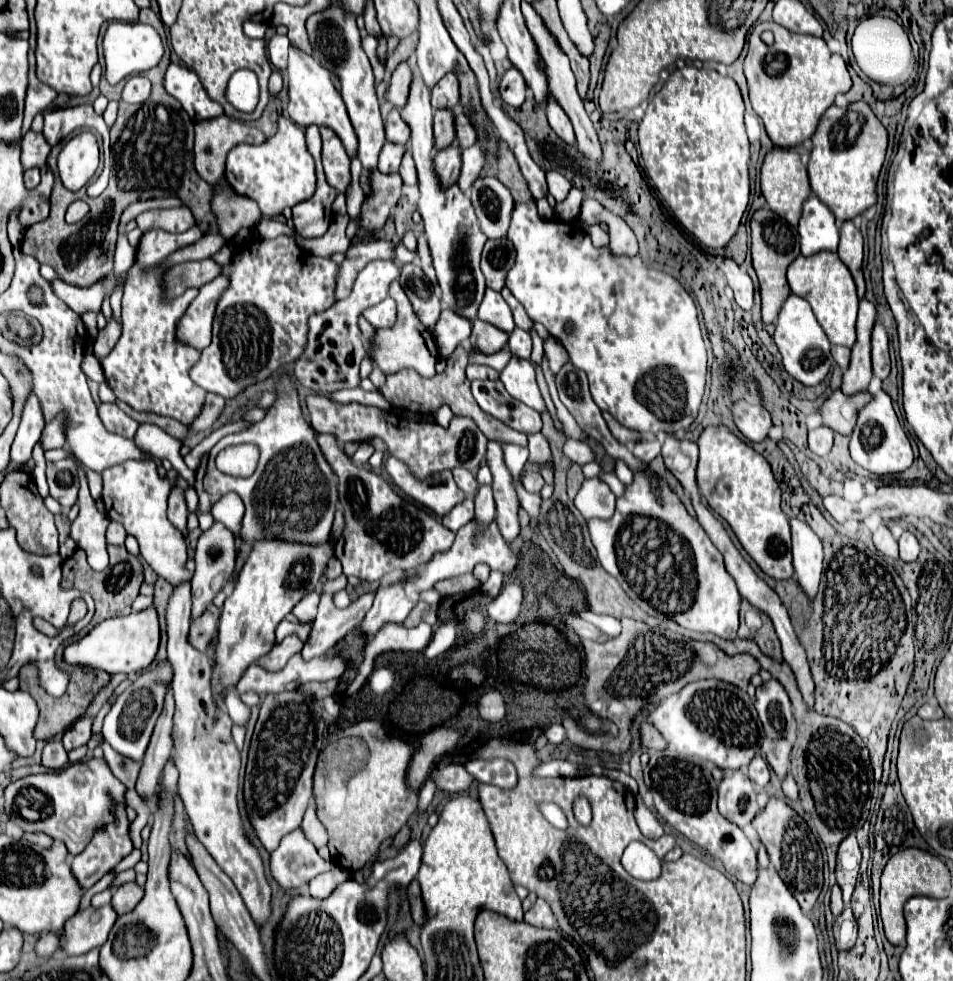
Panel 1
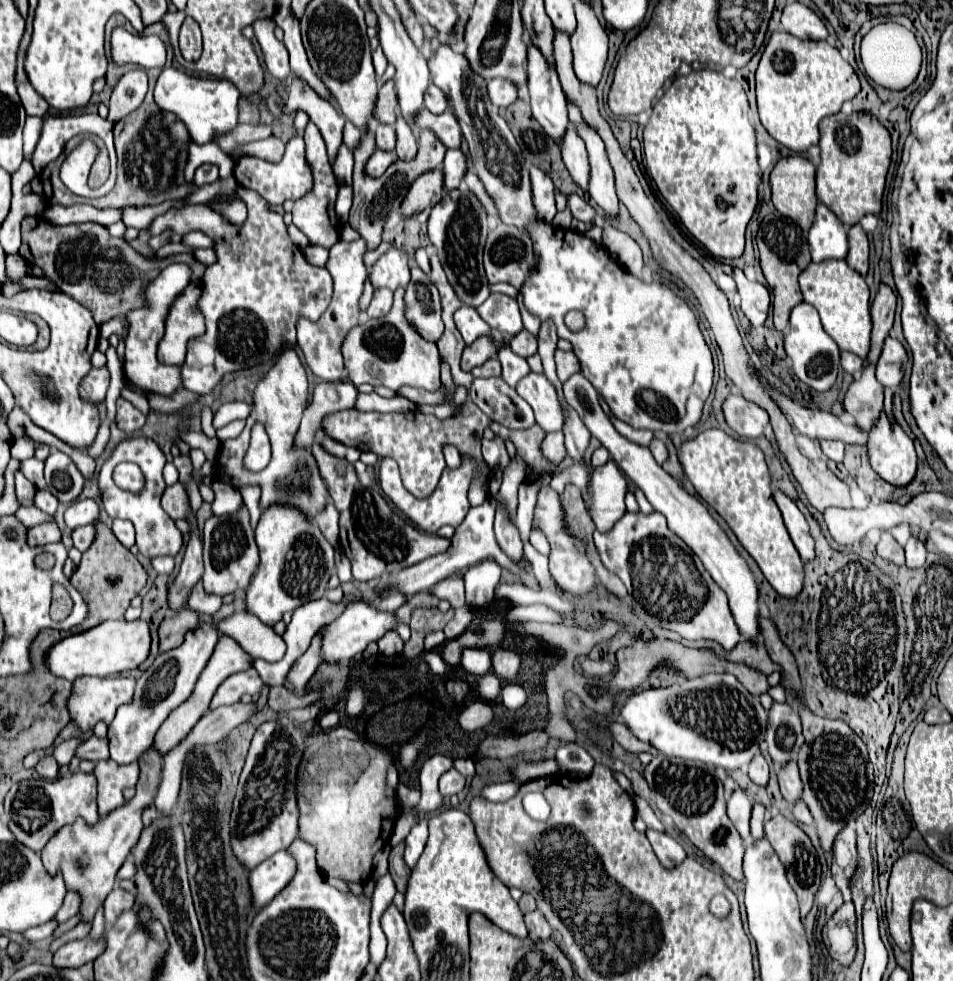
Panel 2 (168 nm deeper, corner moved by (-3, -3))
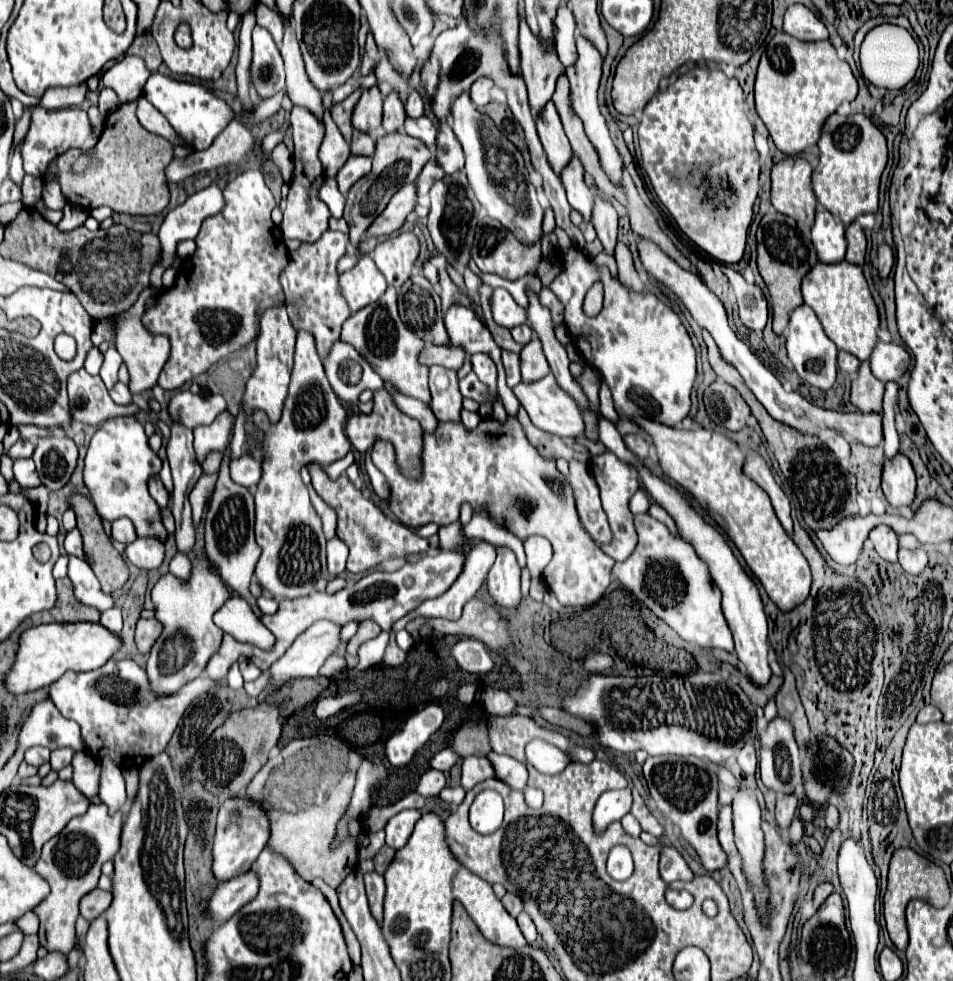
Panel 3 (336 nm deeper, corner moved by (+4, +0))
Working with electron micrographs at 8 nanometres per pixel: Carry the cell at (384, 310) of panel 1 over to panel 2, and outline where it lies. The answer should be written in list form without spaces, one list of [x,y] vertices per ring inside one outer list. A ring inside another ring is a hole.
[[[388,288],[374,290],[372,302],[366,308],[368,318],[380,318],[380,316],[384,316],[384,312],[388,312],[388,308],[392,308],[392,290],[388,290]]]

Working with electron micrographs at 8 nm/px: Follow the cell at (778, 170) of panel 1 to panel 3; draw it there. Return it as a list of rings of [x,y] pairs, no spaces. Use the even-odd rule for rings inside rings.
[[[787,157],[771,169],[771,205],[797,221],[801,233],[809,235],[815,219],[815,193],[811,189],[813,167],[803,157]]]

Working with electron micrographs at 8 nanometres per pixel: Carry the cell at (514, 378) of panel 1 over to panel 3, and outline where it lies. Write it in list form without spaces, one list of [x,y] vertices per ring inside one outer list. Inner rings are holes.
[[[549,373],[547,377],[533,381],[533,383],[519,383],[513,387],[513,393],[517,395],[521,407],[525,407],[525,411],[529,413],[533,425],[537,425],[543,431],[549,431],[553,435],[559,435],[563,439],[567,437],[581,437],[583,433],[583,417],[579,407],[575,405],[575,401],[557,387],[553,373]]]

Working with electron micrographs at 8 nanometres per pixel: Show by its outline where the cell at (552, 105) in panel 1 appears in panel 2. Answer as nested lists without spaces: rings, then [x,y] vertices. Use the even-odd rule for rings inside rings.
[[[570,126],[568,132],[564,134],[562,160],[564,160],[572,180],[586,192],[588,190],[588,180],[590,180],[590,164],[588,164],[588,154],[586,154],[584,140],[576,134],[574,126]]]

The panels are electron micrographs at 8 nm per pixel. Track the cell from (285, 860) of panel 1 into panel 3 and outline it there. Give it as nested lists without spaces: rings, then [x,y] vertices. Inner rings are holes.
[[[253,871],[241,873],[241,877],[233,877],[217,887],[209,901],[209,911],[215,921],[225,923],[241,905],[247,905],[253,897],[257,897],[259,877]]]

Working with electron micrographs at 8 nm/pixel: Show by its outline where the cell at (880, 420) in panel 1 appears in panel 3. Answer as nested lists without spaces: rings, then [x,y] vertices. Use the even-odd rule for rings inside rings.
[[[903,453],[883,461],[883,493],[893,507],[907,507],[913,501],[915,471]]]

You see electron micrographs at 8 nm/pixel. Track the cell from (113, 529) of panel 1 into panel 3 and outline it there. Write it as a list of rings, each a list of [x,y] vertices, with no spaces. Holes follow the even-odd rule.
[[[117,519],[111,523],[111,537],[121,543],[131,543],[137,539],[133,523],[129,519]]]

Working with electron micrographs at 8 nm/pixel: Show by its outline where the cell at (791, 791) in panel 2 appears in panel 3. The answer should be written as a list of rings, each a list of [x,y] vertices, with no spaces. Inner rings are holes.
[[[791,793],[787,797],[779,797],[777,799],[777,811],[775,811],[775,817],[777,817],[777,823],[781,829],[787,829],[791,819],[795,817],[795,811],[799,807],[799,795],[797,793]]]

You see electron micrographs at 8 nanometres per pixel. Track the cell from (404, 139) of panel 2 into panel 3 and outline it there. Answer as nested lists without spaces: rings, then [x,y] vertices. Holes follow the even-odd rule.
[[[389,95],[385,97],[385,105],[383,105],[383,129],[385,133],[395,133],[403,127],[405,121],[405,109],[399,101],[397,95]]]

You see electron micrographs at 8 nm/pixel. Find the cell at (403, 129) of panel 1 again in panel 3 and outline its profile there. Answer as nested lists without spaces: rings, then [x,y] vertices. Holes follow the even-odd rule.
[[[353,131],[351,155],[373,155],[373,149],[375,149],[375,139],[369,133]]]

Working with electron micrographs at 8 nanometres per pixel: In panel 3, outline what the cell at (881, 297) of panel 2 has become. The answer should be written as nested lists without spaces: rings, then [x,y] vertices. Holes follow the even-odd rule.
[[[881,243],[879,251],[877,251],[877,271],[883,281],[889,277],[891,267],[893,267],[893,251],[887,243]]]

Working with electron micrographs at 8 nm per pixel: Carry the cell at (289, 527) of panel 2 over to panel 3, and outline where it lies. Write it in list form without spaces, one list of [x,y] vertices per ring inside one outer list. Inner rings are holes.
[[[299,331],[297,333],[297,345],[295,345],[295,367],[291,373],[289,395],[285,401],[281,421],[271,425],[263,411],[253,413],[255,425],[259,429],[263,429],[263,433],[265,433],[265,441],[257,449],[257,453],[263,457],[263,477],[261,477],[257,491],[255,491],[255,539],[257,539],[257,545],[261,547],[263,553],[257,561],[255,577],[257,577],[257,583],[261,585],[261,589],[277,601],[303,597],[303,595],[309,595],[315,591],[315,575],[321,569],[319,559],[325,553],[327,539],[321,531],[321,519],[317,517],[313,505],[309,501],[309,491],[303,485],[299,471],[301,471],[301,467],[305,467],[311,461],[333,463],[337,459],[343,459],[349,453],[351,443],[347,441],[347,437],[343,433],[345,419],[347,419],[347,409],[341,403],[341,399],[333,393],[333,389],[325,377],[323,363],[315,351],[313,335],[307,331]]]

